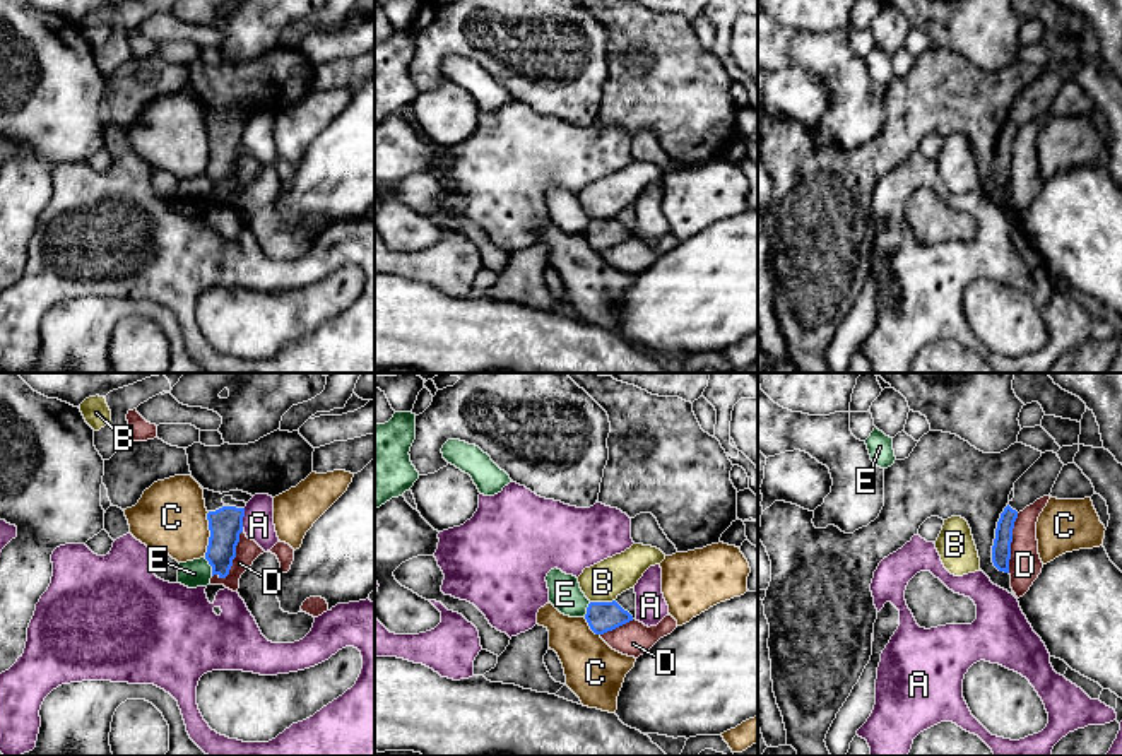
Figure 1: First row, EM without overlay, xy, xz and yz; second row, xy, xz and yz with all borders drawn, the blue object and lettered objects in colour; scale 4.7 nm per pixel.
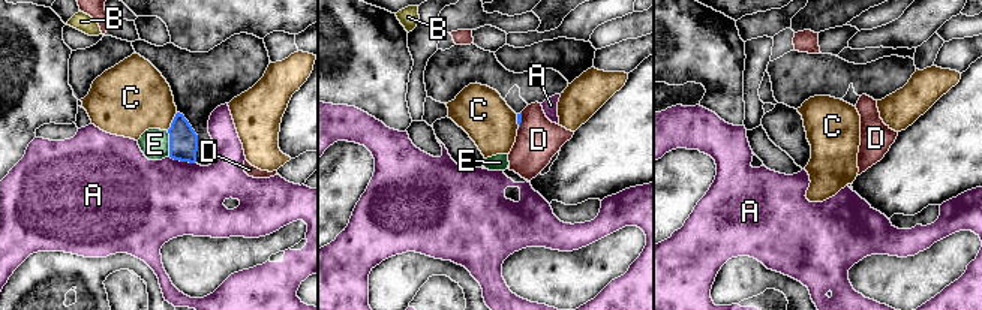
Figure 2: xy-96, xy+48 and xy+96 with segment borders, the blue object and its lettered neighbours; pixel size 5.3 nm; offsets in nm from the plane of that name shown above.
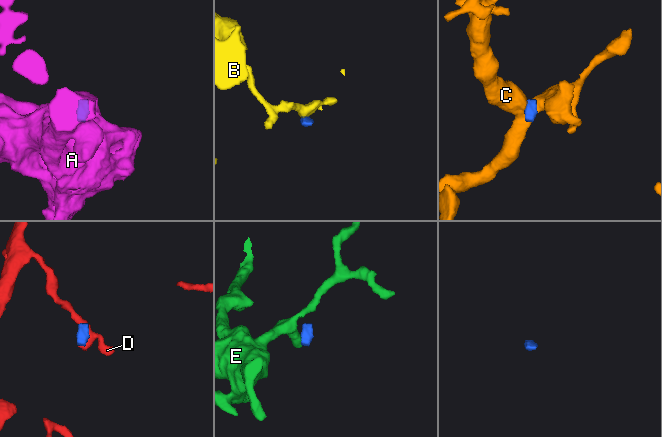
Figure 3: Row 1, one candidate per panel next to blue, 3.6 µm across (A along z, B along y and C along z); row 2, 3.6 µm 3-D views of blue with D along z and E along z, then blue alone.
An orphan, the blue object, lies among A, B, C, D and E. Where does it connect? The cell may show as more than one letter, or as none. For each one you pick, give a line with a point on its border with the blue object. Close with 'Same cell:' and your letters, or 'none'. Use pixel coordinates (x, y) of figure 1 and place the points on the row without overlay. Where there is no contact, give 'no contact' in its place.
Same cell: none

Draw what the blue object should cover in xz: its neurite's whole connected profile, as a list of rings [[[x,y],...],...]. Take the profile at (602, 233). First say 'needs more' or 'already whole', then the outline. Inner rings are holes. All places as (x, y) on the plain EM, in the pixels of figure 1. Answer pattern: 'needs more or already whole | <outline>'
already whole | [[[612,217],[590,219],[587,224],[585,236],[595,251],[604,251],[633,238],[633,233],[624,227],[616,217]]]

